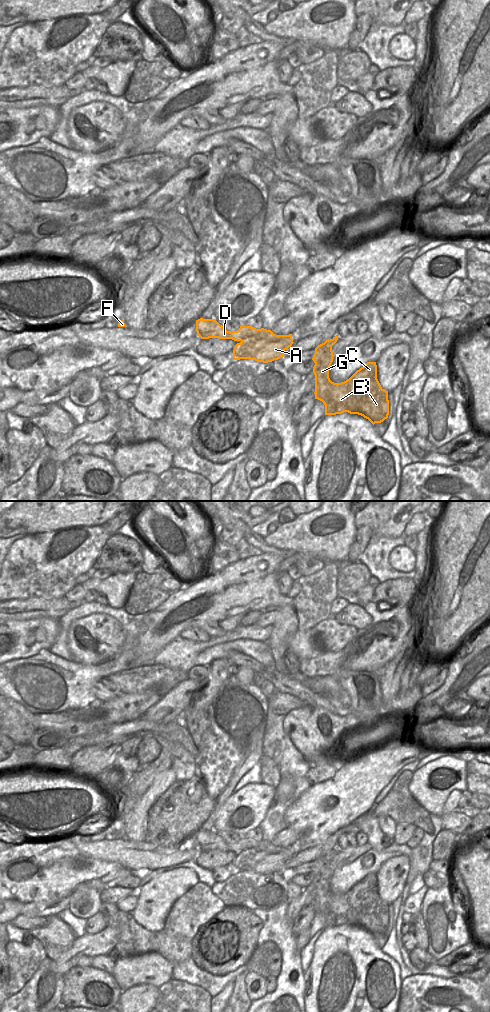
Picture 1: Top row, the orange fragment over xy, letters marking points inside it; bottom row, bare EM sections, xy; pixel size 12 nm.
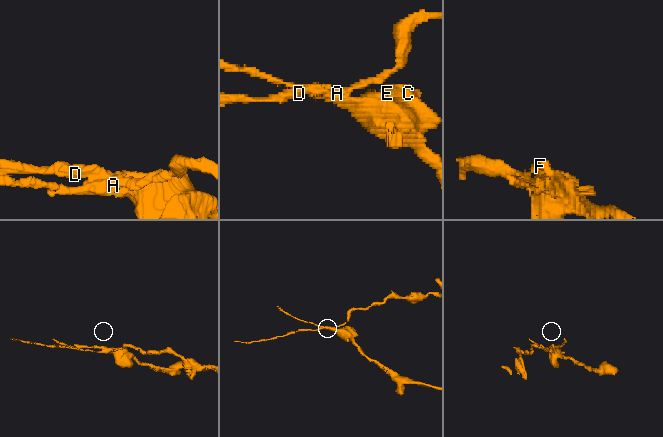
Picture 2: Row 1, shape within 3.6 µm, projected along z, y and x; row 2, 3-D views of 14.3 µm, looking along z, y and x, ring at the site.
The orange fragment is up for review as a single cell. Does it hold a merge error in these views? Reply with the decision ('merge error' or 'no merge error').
merge error

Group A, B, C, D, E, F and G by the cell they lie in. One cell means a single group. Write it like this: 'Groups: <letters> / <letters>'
Groups: A B C E G / D F

